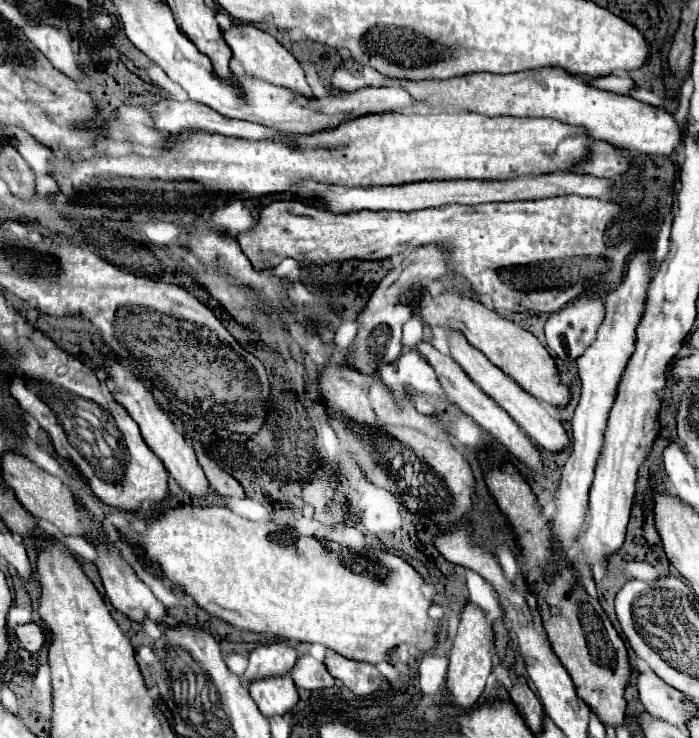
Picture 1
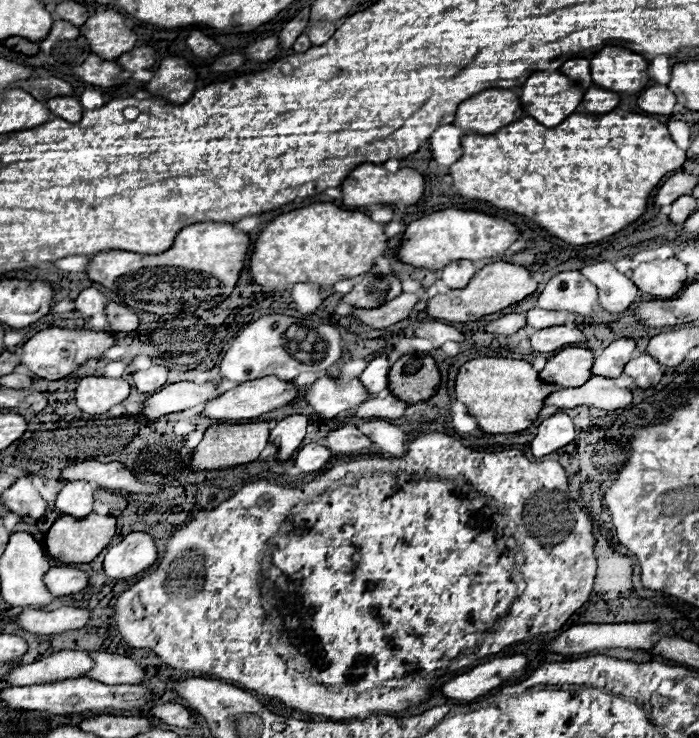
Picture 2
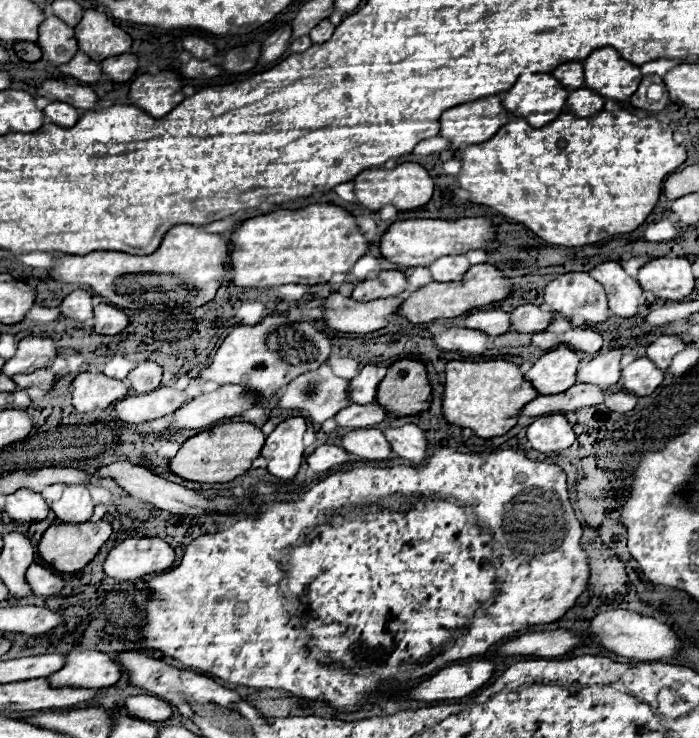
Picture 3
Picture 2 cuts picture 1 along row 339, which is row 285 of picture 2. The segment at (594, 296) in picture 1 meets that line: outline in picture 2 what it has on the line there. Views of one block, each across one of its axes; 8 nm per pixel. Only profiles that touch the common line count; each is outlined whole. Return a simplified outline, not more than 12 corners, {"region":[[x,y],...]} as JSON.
{"region":[[578,270],[560,272],[538,308],[594,316],[598,290]]}

